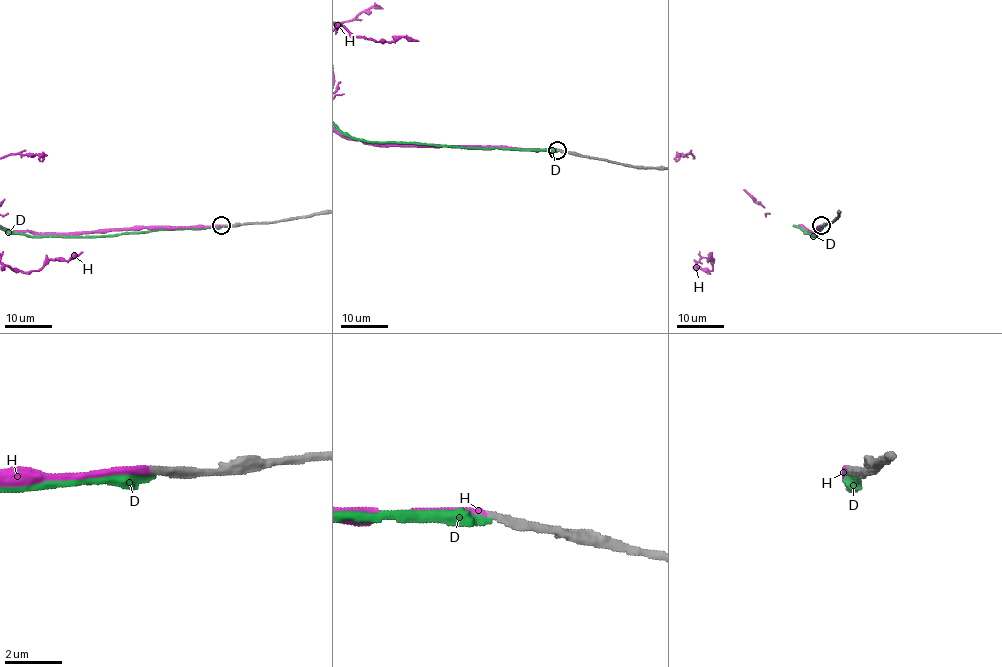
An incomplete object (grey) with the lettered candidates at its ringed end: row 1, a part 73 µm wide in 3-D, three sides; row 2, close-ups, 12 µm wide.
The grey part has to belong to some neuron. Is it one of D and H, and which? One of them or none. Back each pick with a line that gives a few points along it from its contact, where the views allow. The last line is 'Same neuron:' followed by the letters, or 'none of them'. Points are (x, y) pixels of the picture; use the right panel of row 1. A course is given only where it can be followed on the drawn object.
Same neuron: H

